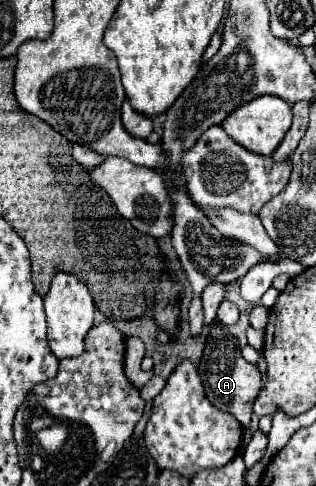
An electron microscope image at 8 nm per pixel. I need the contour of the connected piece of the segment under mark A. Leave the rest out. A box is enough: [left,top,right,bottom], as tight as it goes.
[199,328,263,428]

